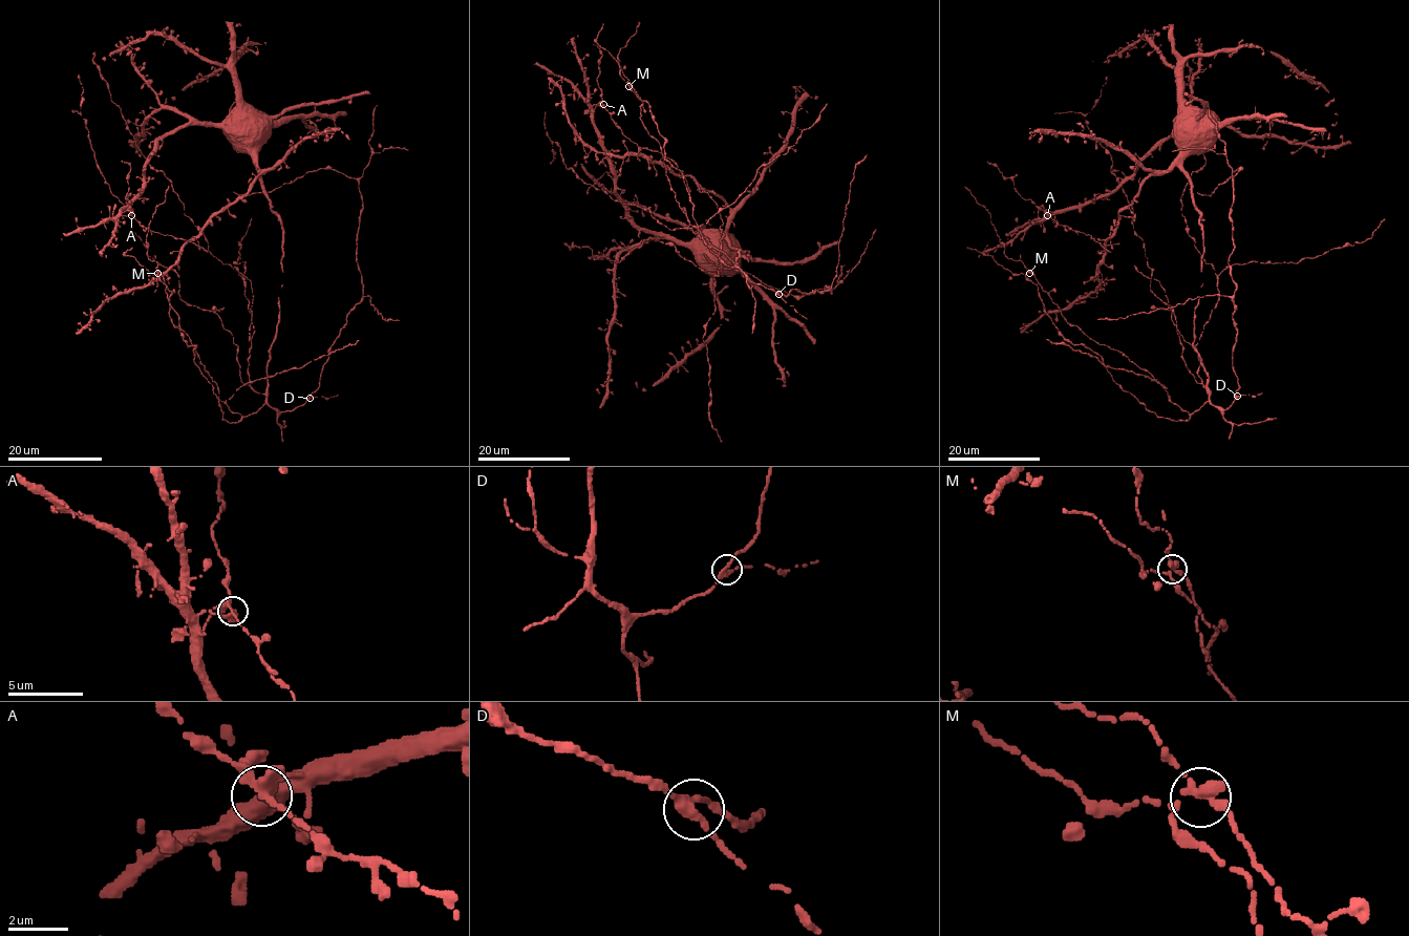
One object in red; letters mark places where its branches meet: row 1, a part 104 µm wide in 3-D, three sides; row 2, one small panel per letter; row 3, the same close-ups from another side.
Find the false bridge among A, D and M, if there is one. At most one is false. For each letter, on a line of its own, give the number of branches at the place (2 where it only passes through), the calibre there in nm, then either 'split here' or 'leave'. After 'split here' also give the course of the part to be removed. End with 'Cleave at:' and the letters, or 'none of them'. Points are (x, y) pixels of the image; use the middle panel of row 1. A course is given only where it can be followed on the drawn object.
A: branches 3; calibre 300 nm; leave
D: branches 3; calibre 300 nm; leave
M: branches 3; calibre 280 nm; leave
Cleave at: none of them

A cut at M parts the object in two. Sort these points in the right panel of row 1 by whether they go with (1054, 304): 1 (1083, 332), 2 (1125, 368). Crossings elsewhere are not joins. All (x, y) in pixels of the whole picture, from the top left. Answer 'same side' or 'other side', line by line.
1: same side
2: other side

